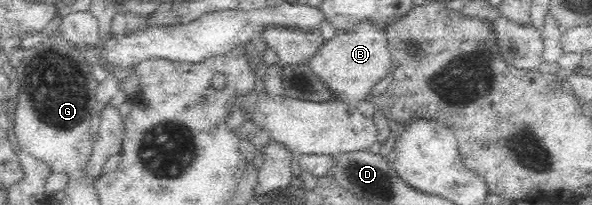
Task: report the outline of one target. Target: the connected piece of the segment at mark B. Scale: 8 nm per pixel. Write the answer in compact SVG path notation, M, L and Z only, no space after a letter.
M361 21L352 31L347 33L335 32L331 39L326 40L319 47L319 50L312 54L311 58L308 58L306 66L330 90L332 98L346 103L357 104L359 100L369 98L369 92L371 92L373 86L390 71L391 53L384 28L375 26L372 21Z

